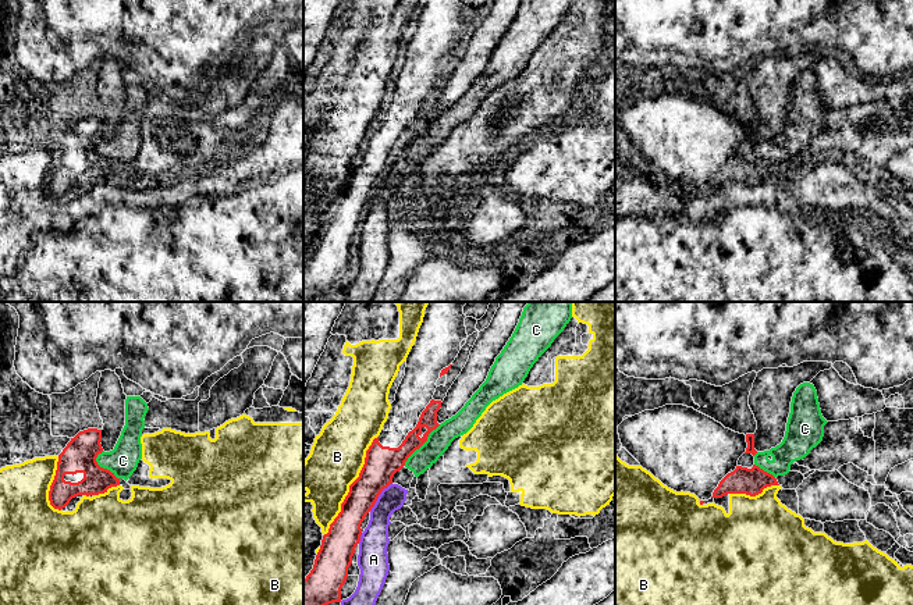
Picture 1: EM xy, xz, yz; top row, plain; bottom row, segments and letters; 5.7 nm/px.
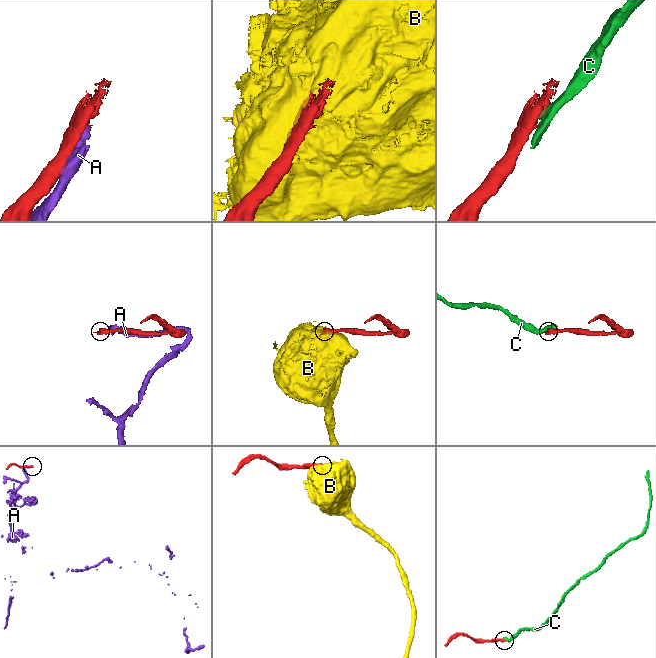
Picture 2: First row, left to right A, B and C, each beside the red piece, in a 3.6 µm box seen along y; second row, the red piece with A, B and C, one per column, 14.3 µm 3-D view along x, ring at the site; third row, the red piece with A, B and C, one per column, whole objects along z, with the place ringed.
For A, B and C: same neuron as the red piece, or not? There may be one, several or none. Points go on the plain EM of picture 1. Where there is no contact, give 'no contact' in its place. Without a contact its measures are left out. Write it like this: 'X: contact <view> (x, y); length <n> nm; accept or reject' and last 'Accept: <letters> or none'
A: contact xz (377, 185); length 220 nm; reject
B: contact xz (350, 174); length 650 nm; reject
C: contact xz (422, 132); length 320 nm; reject
Accept: none

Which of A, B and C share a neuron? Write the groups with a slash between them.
A C / B

